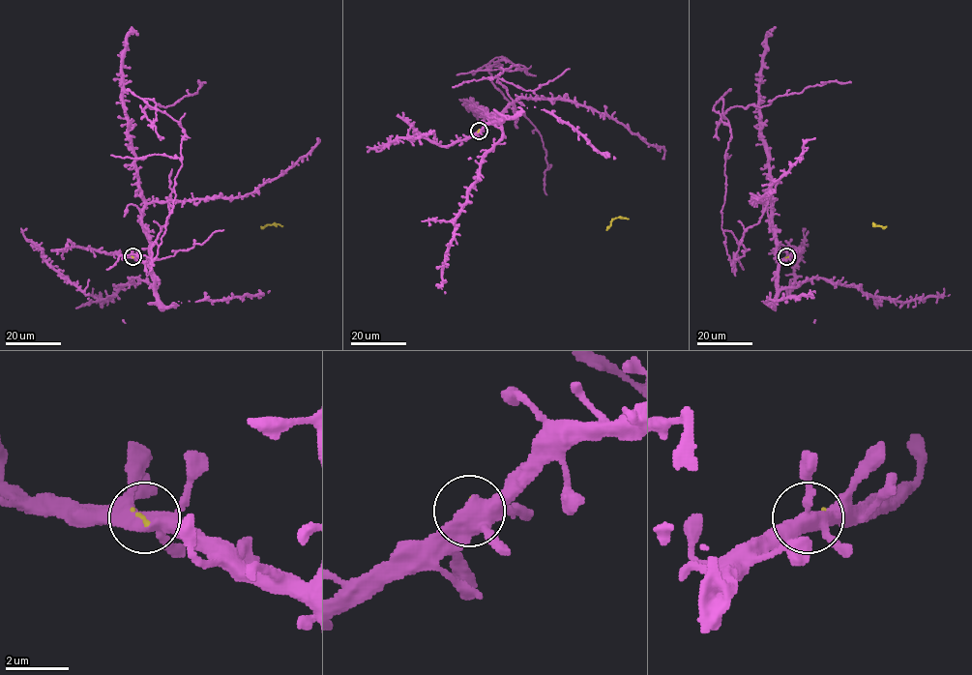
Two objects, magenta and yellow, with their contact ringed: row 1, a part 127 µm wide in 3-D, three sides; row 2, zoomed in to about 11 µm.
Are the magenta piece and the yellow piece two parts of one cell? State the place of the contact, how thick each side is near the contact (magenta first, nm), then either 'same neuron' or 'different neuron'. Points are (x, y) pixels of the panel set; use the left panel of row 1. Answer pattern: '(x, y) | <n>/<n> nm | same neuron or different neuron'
(132, 256) | 460/100 nm | different neuron

